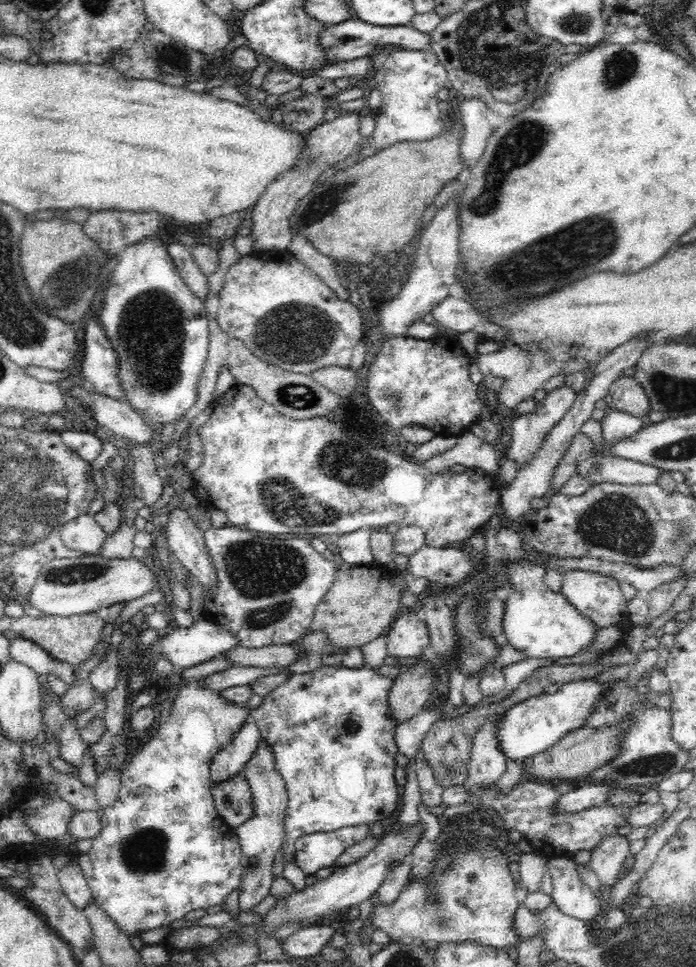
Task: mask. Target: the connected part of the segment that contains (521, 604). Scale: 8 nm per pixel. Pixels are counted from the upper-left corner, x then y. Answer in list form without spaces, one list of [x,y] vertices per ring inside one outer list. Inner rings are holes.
[[[509,561],[504,565],[508,569],[507,575],[509,582],[511,582],[511,587],[505,600],[506,610],[504,610],[504,634],[508,639],[508,645],[522,651],[526,657],[546,659],[571,658],[592,646],[596,633],[601,630],[596,629],[596,625],[588,619],[588,616],[580,614],[580,611],[566,600],[561,591],[554,592],[546,587],[544,576],[548,568],[543,564],[539,564],[539,562],[533,561]]]

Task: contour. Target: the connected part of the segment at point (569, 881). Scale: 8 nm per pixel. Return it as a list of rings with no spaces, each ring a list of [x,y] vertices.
[[[572,858],[549,859],[548,869],[554,888],[551,898],[560,911],[589,925],[599,925],[602,917],[599,900],[578,875]]]

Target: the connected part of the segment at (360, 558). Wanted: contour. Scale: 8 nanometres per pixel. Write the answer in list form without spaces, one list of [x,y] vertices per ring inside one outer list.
[[[360,528],[348,534],[321,535],[320,538],[337,553],[337,561],[348,566],[370,565],[373,559],[369,543],[371,530]]]

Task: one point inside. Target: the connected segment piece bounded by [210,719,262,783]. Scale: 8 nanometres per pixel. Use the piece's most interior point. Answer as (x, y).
(231, 759)

